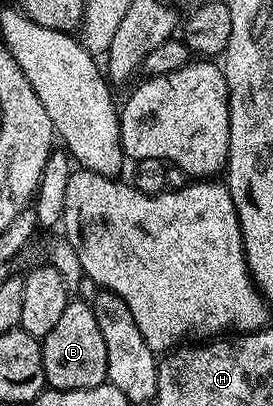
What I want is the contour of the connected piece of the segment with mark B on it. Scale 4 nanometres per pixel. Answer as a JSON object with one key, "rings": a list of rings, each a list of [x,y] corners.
{"rings":[[[68,301],[61,320],[41,339],[43,367],[47,386],[53,390],[88,390],[107,382],[107,361],[105,360],[105,339],[97,324],[94,305]]]}

